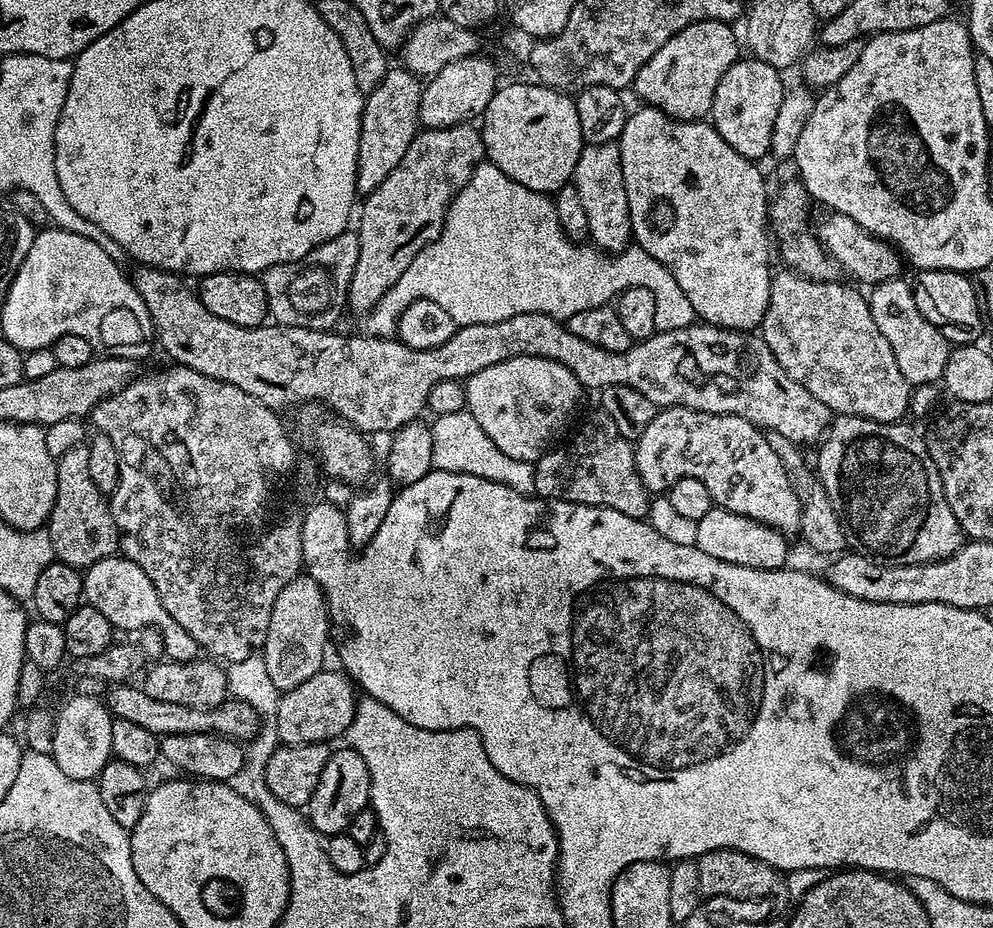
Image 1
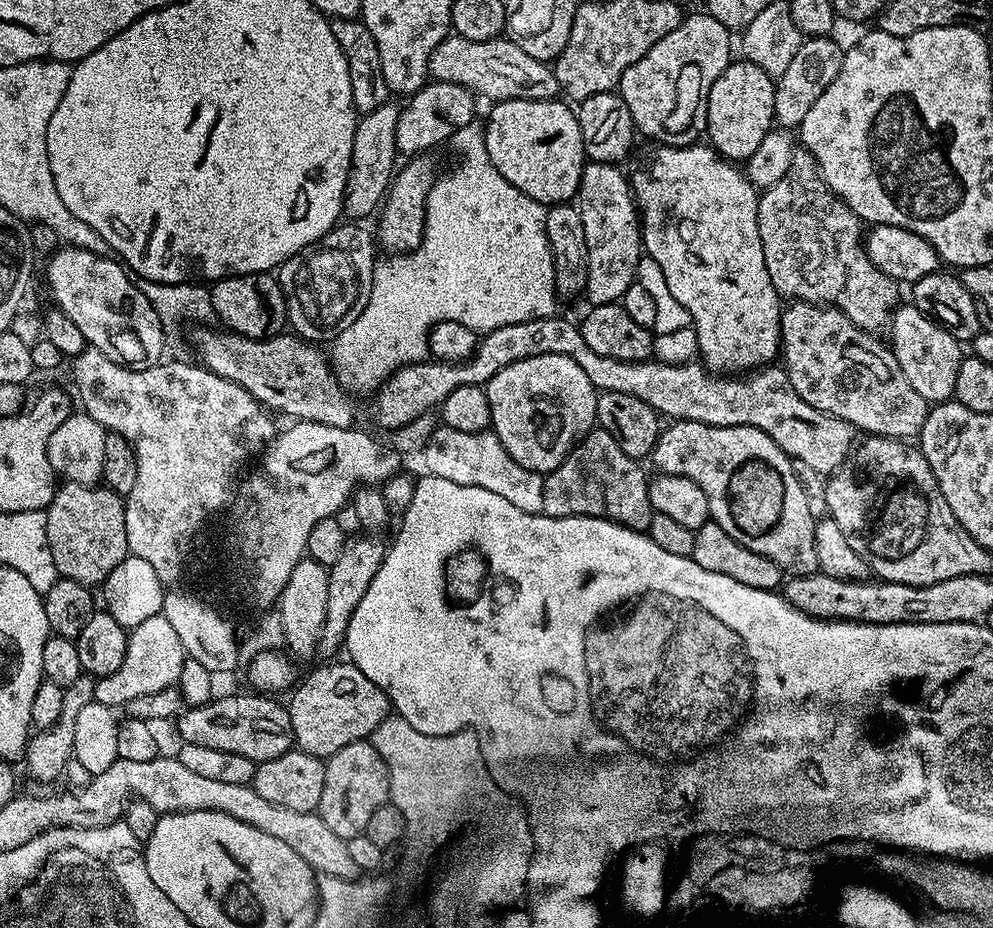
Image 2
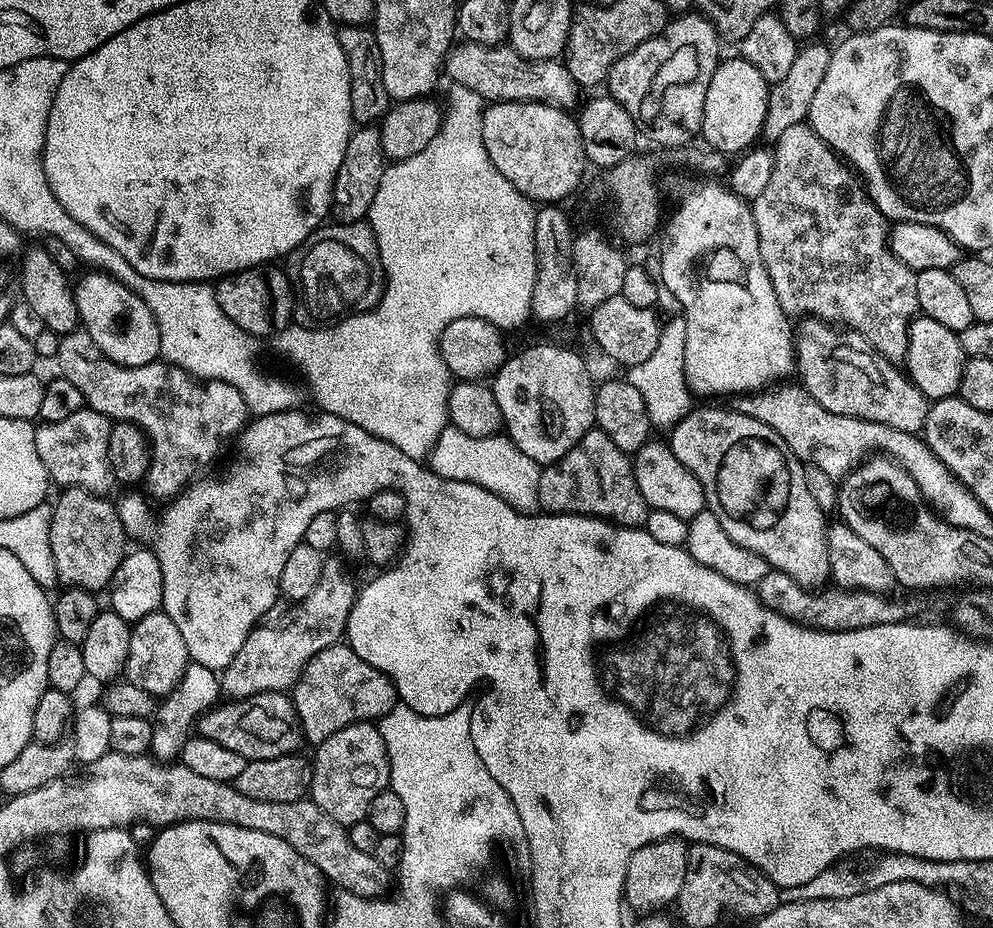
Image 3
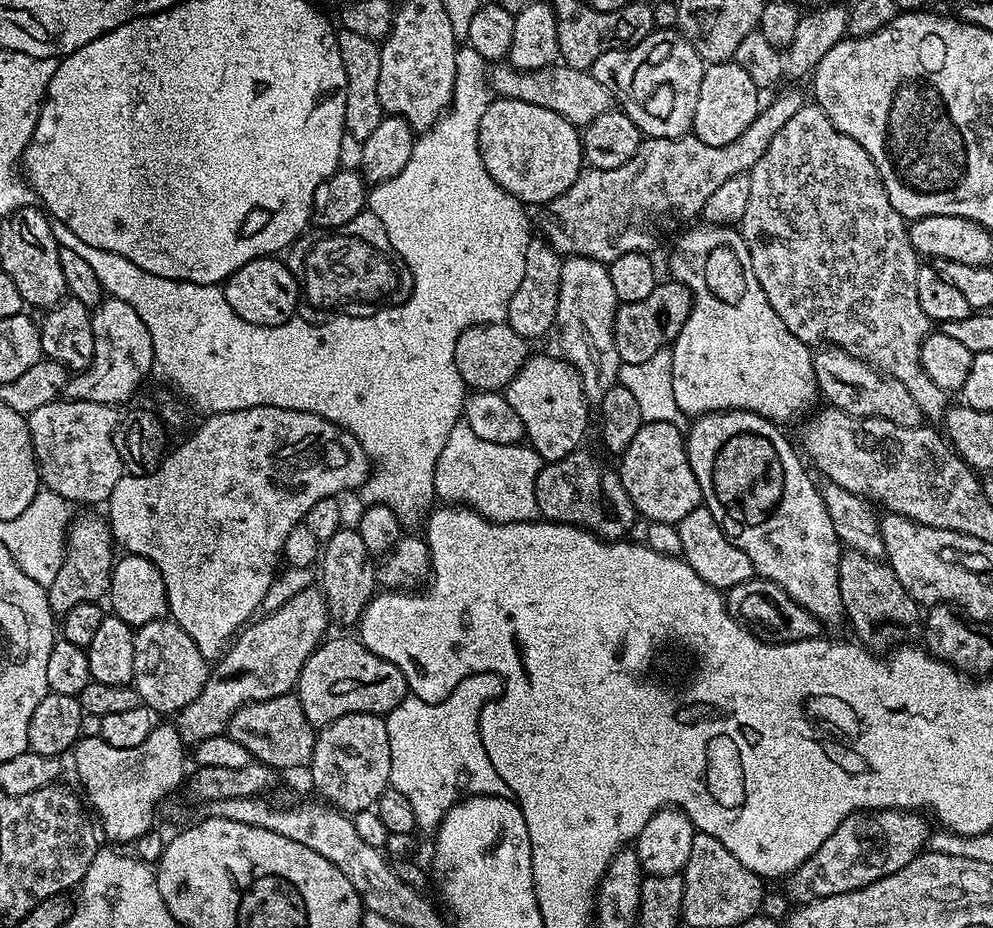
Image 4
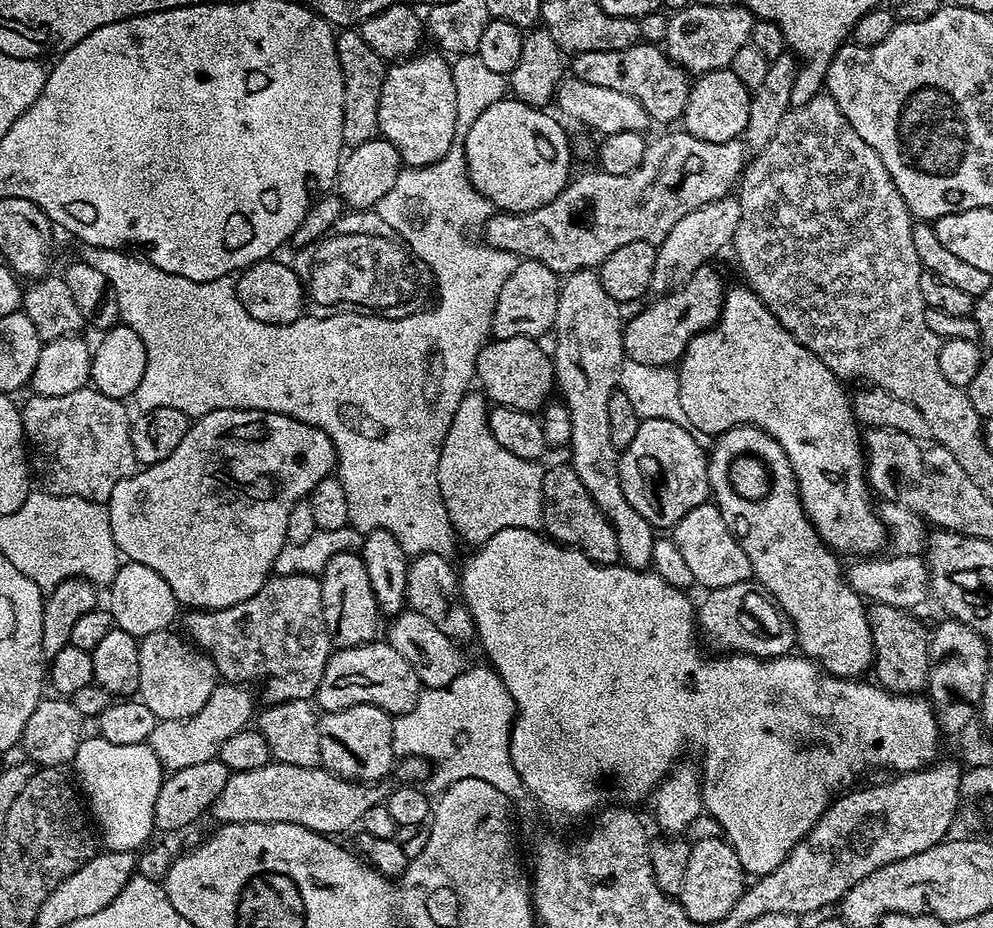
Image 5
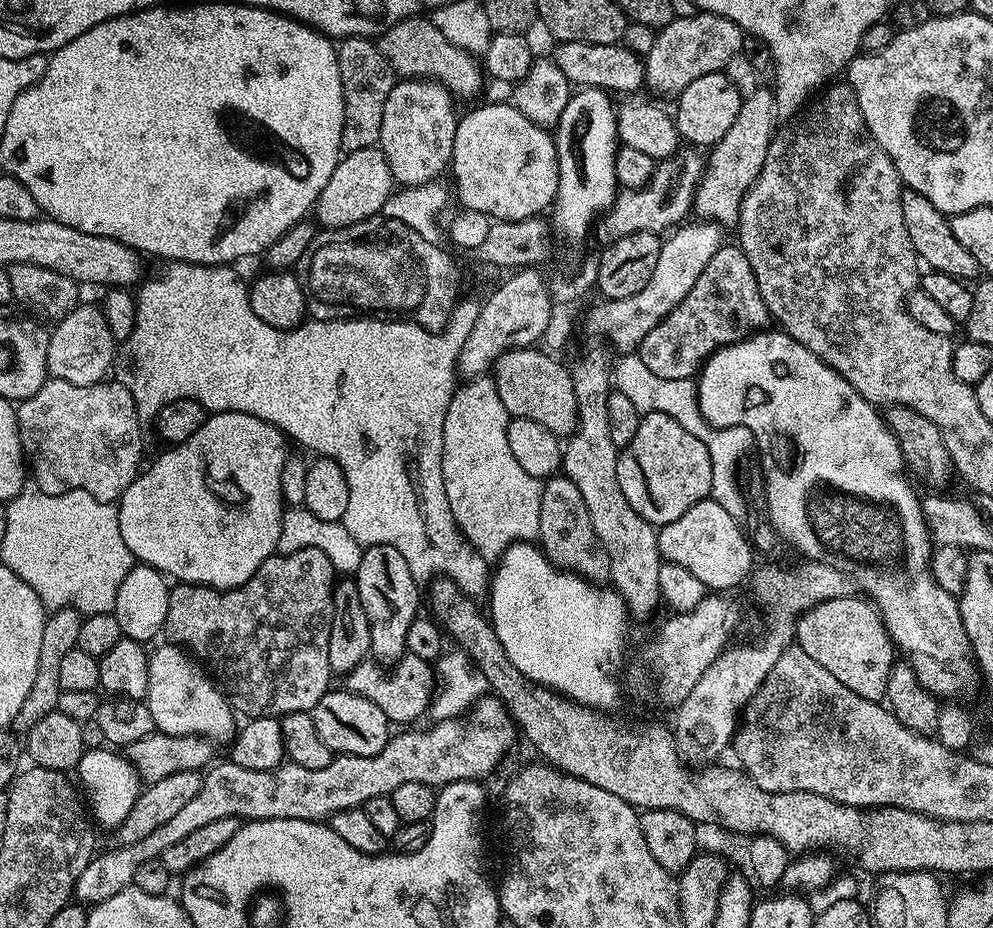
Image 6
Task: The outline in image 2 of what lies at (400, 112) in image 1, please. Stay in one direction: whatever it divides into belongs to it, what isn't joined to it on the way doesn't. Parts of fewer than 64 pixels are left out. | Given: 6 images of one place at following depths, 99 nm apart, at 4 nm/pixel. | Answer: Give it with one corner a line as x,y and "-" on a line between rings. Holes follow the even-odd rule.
387,102
378,106
376,110
363,113
357,119
354,130
354,150
352,161
348,167
348,181
344,190
345,217
360,222
379,209
386,193
388,185
392,183
394,173
397,171
398,153
396,150
396,127
398,126
398,114
401,105

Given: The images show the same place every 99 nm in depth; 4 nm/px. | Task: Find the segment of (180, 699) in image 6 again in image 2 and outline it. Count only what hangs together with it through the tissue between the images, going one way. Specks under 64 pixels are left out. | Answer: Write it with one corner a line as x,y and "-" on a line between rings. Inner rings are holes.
163,613
152,615
129,629
126,658
112,675
99,677
93,683
93,701
111,708
123,707
127,697
152,694
157,690
173,687
180,679
186,653
174,626
167,622

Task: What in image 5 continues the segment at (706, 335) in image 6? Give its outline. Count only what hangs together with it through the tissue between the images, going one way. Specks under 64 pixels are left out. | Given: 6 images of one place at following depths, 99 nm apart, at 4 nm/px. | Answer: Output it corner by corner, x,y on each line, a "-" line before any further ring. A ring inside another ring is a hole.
705,266
676,291
657,295
657,300
653,304
645,303
645,308
637,316
627,317
624,325
625,357
646,366
666,368
675,365
684,355
688,343
720,319
724,311
725,291
723,278
712,266

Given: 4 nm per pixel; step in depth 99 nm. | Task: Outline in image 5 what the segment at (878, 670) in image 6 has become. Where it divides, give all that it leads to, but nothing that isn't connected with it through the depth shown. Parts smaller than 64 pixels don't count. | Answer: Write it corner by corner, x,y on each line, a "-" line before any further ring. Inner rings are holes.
741,424
728,428
715,437
713,448
708,452
708,487
716,509
722,514
726,526
734,538
746,550
750,558
755,583
763,588
780,609
787,614
796,628
796,642
803,655
813,659
829,676
860,678
874,664
872,635
865,601
854,590
848,588
845,573
840,566
837,553
829,548
808,520
796,490
794,470
786,450
770,438
761,428

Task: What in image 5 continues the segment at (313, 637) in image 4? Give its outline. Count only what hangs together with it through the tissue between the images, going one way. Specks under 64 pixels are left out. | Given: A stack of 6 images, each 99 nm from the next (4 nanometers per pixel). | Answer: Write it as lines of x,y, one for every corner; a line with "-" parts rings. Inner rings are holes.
220,682
217,683
213,693
210,694
210,698
202,706
202,710
198,710
196,716
186,717
185,720
157,719
154,734
150,734
147,743
154,750
154,754
158,754
158,762
161,766
168,772
177,772
178,770
186,770
186,766
198,766
202,762
217,759
222,750
222,742
227,742
234,734
238,734
253,723
252,696
248,692
251,691
245,685

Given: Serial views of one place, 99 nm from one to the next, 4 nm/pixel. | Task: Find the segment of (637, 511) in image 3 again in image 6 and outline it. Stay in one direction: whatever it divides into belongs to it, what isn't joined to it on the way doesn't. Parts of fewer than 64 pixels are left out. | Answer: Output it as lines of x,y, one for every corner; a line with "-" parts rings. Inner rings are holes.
563,474
548,477
543,485
542,510
538,510
540,551
557,568
575,572
591,584
607,585
610,581
610,558
607,557
606,550
602,550
598,534
594,534
594,526
590,526
590,513
586,511
586,502
582,502
578,486
574,486
574,482
570,482
570,478

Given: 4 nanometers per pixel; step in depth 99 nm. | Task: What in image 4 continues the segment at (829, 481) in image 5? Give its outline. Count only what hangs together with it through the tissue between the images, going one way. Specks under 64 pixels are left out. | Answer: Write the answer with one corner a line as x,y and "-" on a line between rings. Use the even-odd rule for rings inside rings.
697,223
689,232
684,232
676,240
672,248
672,257
668,260
668,268
672,271
671,279
678,284
684,284
692,292
692,312
686,318
682,330
676,335
670,345
672,354
672,385
674,386
674,402
678,402
678,410
685,417
695,418
705,416
707,412
753,412
773,422
780,420
796,420
815,400
818,400
816,375
814,374
813,349
802,343
790,330
786,330
786,322
774,314
774,306
770,306
770,298
766,298
766,290
758,286
758,277
754,274
754,266
750,262
750,250
746,250
744,236
735,227
727,224

